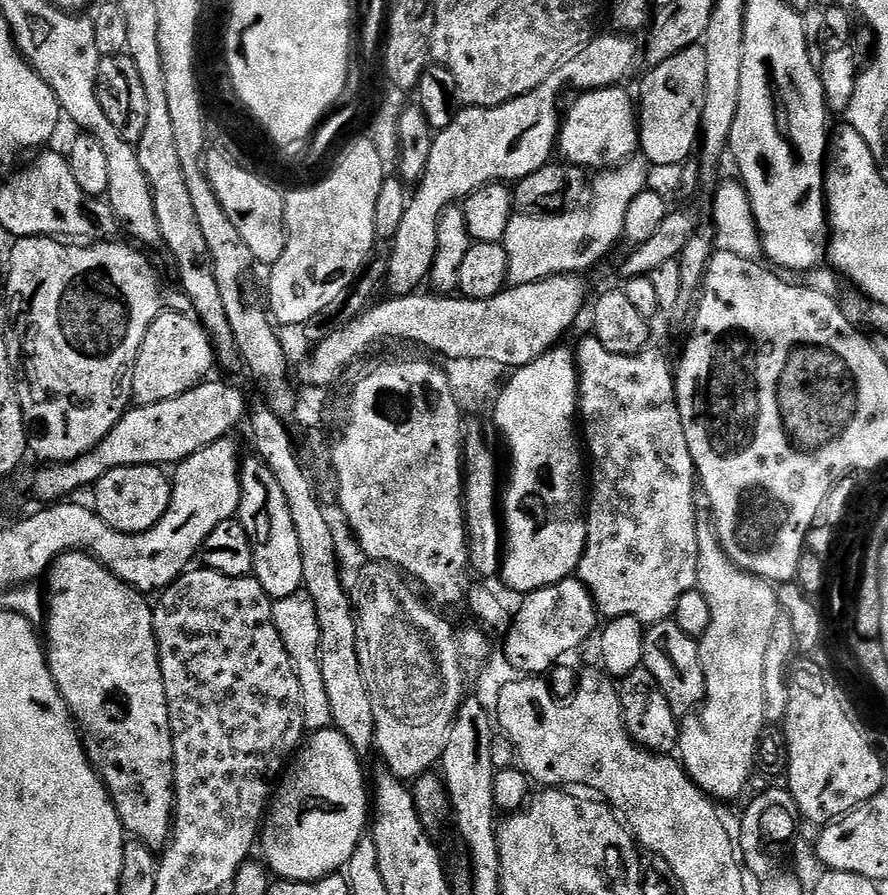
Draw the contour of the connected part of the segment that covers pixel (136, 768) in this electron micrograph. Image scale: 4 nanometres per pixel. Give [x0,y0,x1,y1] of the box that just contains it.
[46,552,176,850]

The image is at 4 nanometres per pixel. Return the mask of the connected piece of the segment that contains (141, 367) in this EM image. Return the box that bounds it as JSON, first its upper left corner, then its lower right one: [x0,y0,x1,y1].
[132,310,214,405]

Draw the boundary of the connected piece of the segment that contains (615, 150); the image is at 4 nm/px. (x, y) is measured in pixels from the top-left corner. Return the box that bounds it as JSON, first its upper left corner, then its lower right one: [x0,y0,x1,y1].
[558,87,640,170]

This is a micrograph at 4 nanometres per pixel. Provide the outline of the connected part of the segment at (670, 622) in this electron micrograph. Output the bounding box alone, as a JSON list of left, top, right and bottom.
[644,619,706,714]

